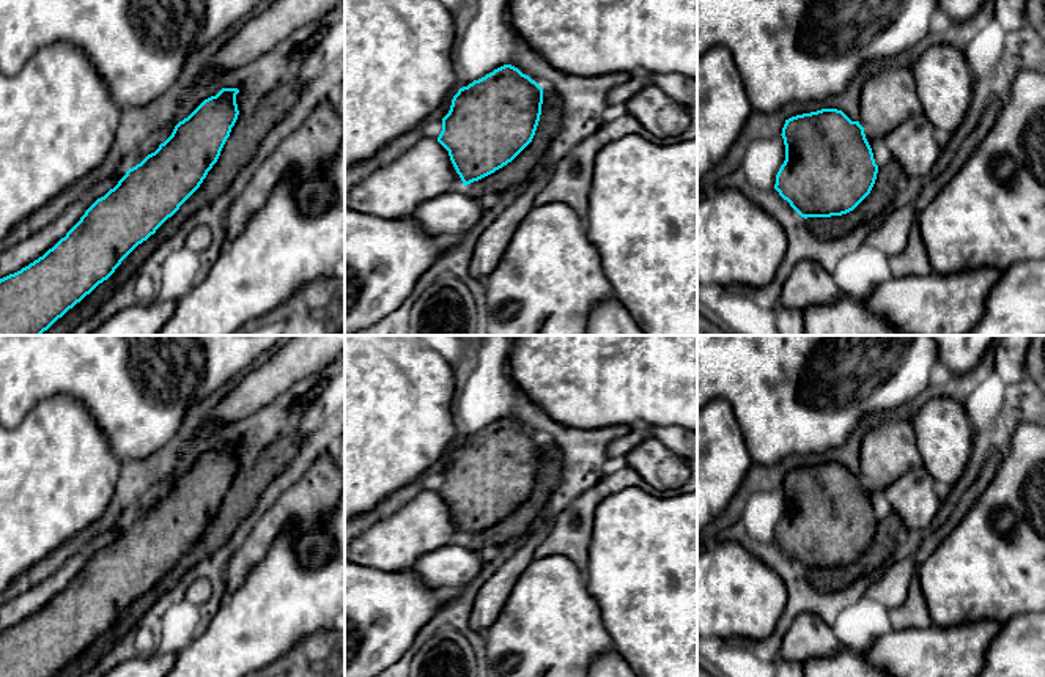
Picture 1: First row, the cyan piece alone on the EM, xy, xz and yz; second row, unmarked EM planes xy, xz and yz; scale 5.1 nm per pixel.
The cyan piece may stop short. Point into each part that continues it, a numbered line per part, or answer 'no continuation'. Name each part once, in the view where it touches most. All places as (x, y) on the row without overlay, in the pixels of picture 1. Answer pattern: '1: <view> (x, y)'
no continuation

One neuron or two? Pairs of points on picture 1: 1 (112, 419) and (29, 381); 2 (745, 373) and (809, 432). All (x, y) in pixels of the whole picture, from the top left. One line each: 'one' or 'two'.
1: one
2: one

